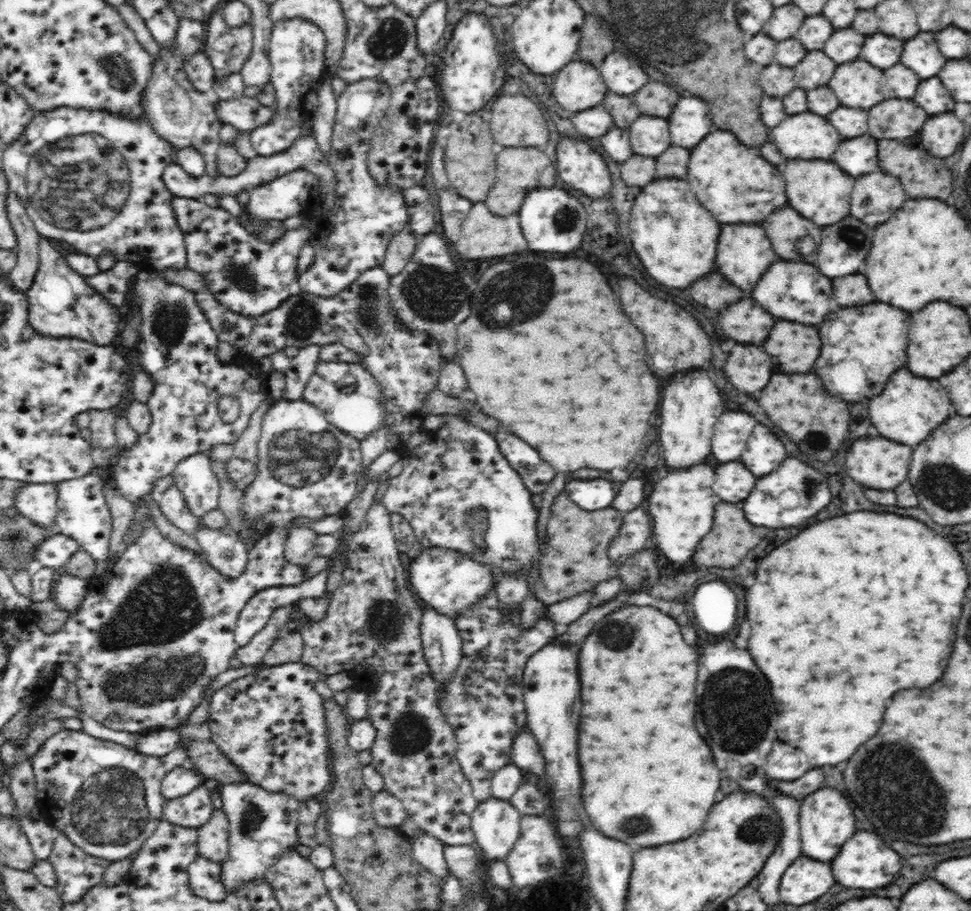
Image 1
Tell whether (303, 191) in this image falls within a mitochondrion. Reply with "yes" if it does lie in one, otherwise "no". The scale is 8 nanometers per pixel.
no

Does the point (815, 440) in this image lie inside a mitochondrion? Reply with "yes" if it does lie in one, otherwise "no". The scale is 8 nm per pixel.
yes

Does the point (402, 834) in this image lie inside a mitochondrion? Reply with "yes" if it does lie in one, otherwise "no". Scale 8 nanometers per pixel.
no

